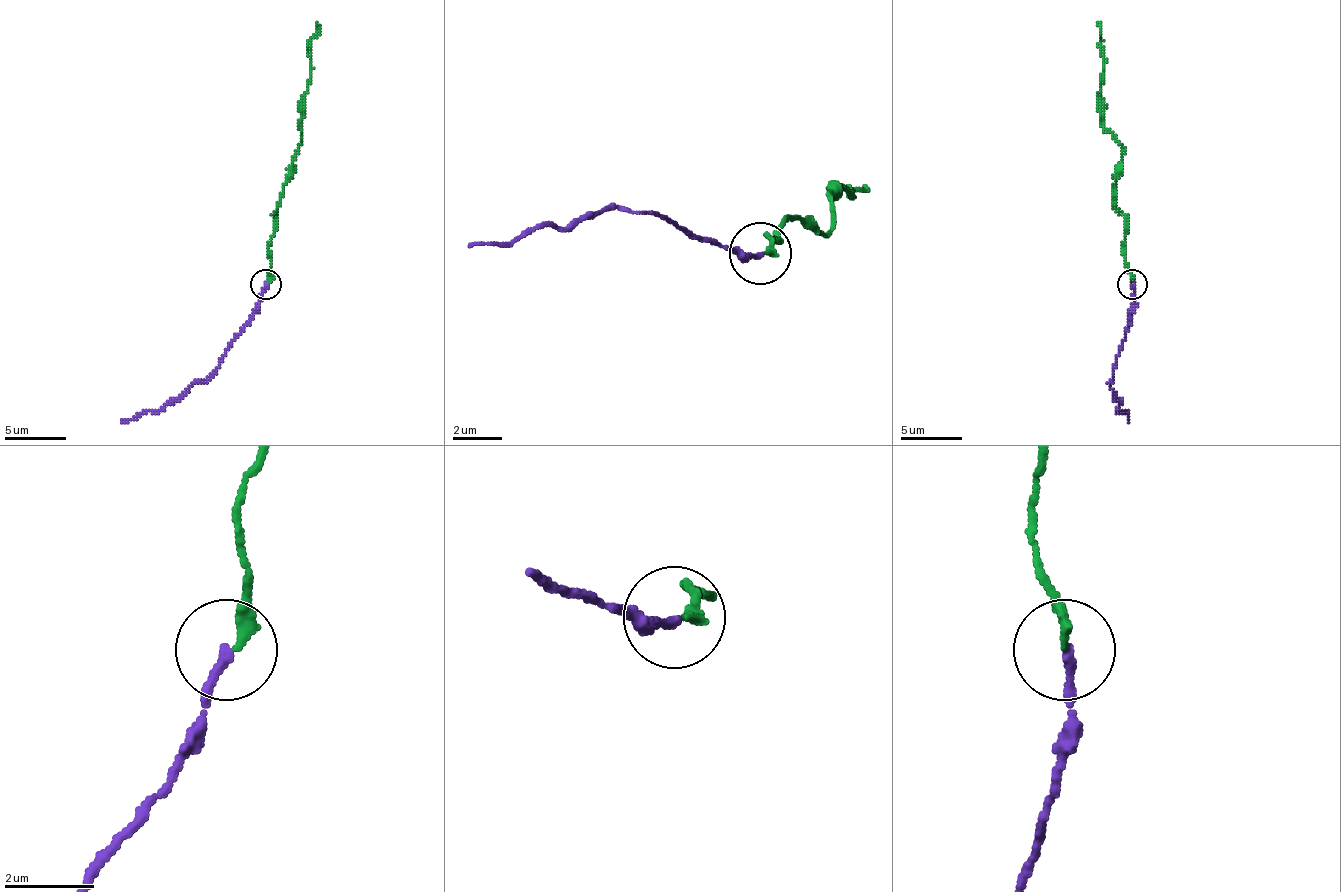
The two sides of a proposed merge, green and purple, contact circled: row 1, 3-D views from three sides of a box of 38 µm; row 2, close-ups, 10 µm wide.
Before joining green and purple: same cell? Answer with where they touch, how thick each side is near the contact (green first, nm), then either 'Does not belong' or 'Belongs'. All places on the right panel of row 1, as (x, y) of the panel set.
Place: (1132, 284). Thickness 240 nm (green) against 220 nm. Does not belong

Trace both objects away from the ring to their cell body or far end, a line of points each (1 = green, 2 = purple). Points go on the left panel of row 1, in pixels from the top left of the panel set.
1: (268, 285), (274, 215), (280, 205), (280, 193), (298, 144), (317, 22)
2: (265, 285), (259, 309), (222, 361), (158, 410), (121, 422)

